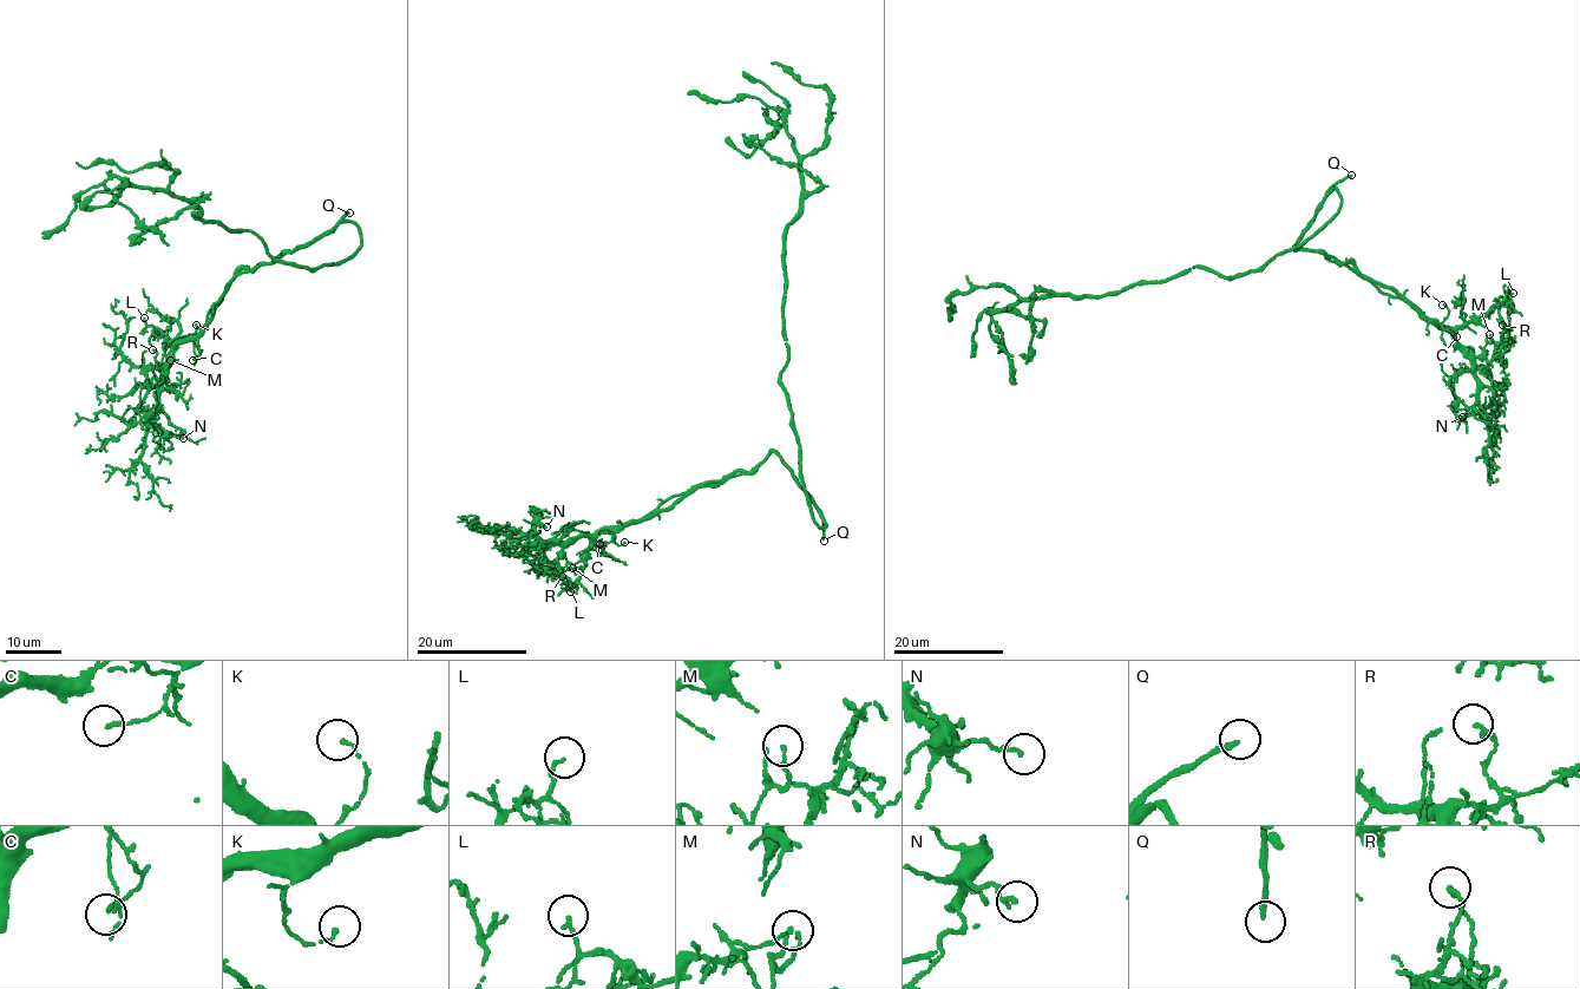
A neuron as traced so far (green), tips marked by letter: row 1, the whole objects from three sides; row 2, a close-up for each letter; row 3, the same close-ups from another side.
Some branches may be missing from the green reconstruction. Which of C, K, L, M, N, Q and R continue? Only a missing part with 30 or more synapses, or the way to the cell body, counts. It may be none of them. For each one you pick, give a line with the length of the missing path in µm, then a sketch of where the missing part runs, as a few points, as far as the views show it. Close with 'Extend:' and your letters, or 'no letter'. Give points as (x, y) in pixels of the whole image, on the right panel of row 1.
Q: missing 70 µm; course (1351, 175), (1430, 156), (1518, 168), (1554, 181), (1558, 152), (1568, 141)
Extend: Q

